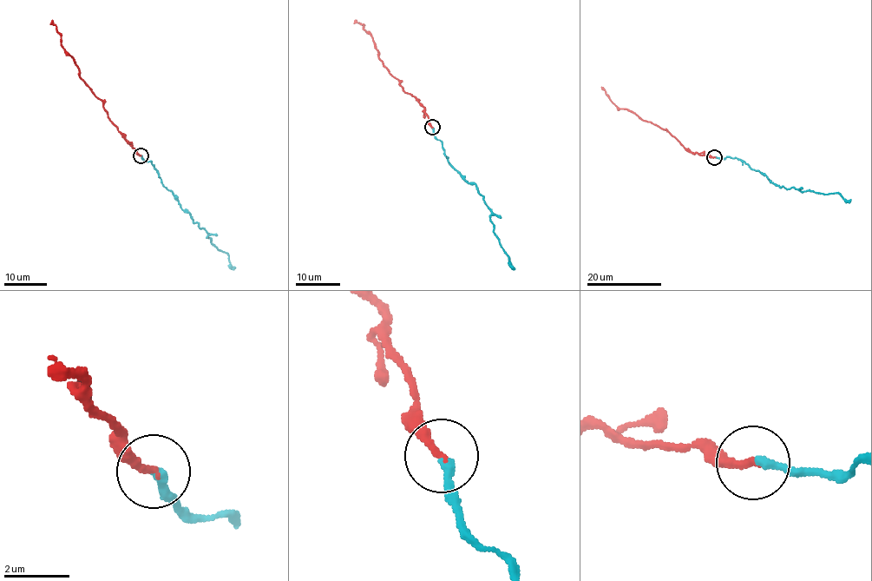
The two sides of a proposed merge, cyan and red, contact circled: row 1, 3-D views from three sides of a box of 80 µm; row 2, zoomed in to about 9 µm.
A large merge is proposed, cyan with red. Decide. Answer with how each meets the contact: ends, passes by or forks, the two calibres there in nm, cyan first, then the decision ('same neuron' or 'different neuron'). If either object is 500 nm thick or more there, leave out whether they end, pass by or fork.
cyan ends there; red ends there; 280 nm thick on the cyan side, 240 nm on the other; same neuron

